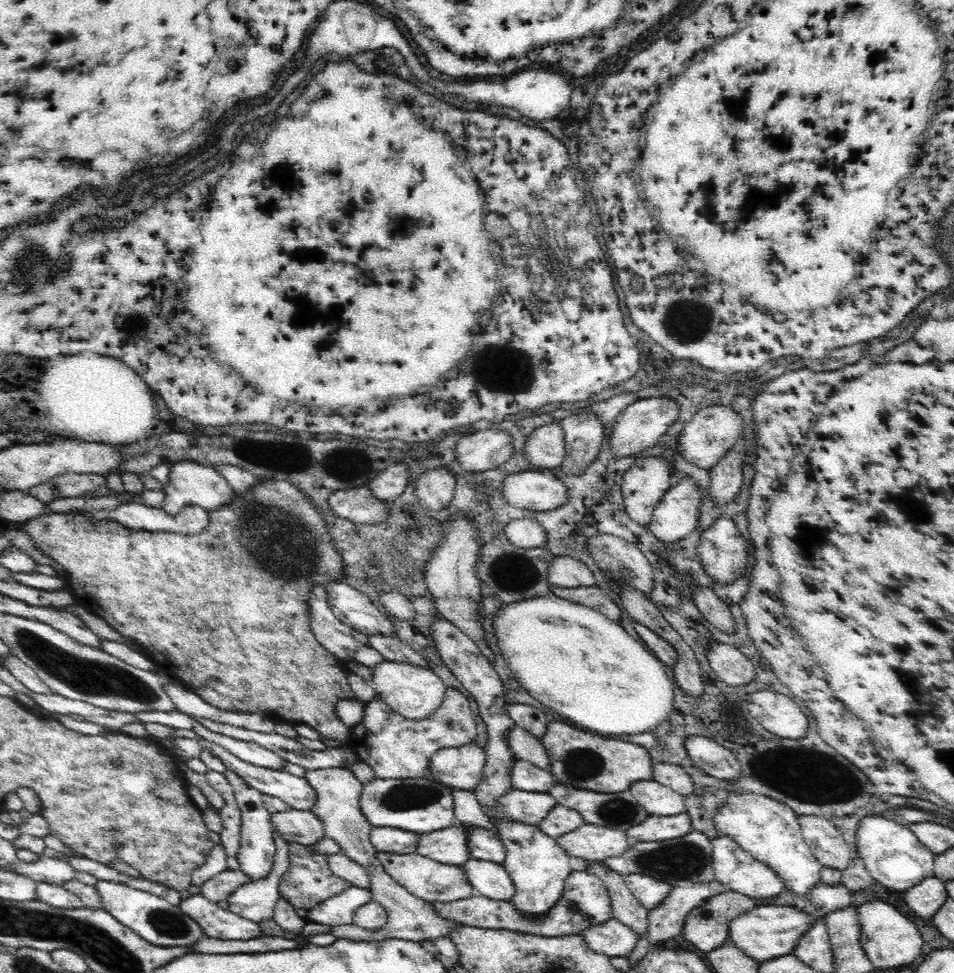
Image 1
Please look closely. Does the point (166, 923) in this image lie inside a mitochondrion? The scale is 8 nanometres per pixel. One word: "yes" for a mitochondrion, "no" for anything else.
yes

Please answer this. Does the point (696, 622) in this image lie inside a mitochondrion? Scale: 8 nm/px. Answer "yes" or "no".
no

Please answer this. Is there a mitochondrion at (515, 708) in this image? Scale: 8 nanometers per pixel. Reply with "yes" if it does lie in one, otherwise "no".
no

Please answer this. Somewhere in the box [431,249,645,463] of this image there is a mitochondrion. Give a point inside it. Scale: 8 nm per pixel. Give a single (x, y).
(495, 373)

